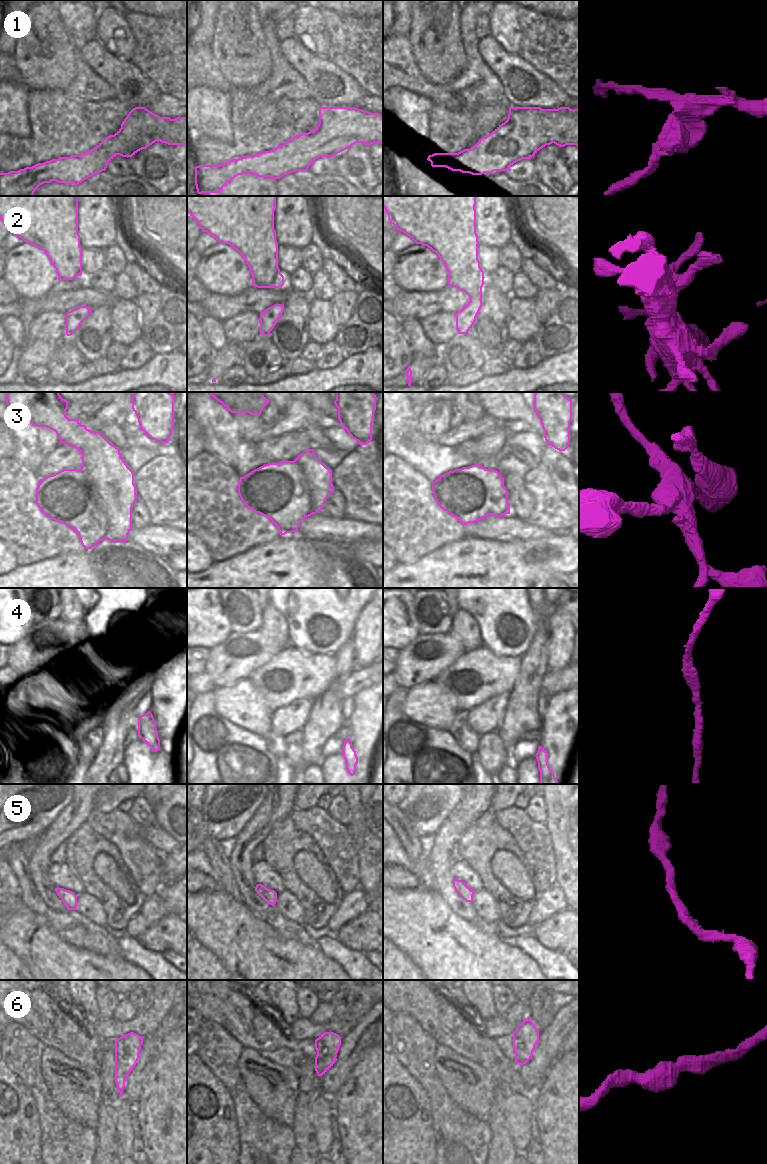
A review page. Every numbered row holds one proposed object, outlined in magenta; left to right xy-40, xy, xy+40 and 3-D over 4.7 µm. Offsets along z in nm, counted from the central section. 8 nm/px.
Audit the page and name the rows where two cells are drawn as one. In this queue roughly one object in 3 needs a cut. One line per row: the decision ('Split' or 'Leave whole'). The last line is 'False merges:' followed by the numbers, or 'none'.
1: Split
2: Leave whole
3: Split
4: Leave whole
5: Leave whole
6: Leave whole
False merges: 1, 3.

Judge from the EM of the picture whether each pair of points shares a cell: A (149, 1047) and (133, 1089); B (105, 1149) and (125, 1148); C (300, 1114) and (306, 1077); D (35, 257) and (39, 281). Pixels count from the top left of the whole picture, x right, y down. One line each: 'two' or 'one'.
A: one
B: two
C: one
D: one

